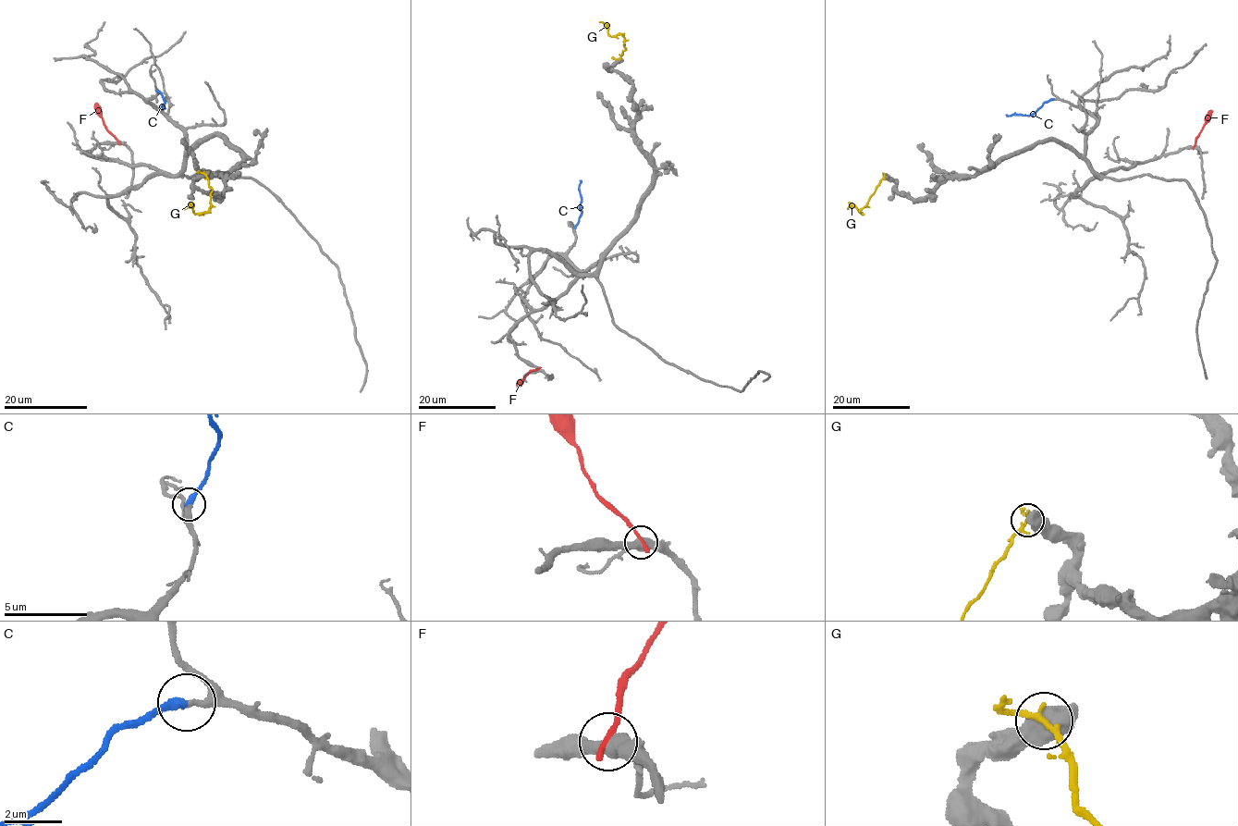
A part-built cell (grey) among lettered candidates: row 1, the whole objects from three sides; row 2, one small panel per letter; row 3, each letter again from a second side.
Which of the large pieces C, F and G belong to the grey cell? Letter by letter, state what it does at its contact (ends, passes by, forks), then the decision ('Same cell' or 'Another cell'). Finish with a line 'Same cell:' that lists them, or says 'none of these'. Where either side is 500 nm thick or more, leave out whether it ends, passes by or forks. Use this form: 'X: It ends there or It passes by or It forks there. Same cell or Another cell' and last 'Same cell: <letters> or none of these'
C: It ends there. Same cell
F: It ends there. Another cell
G: Another cell
Same cell: C

